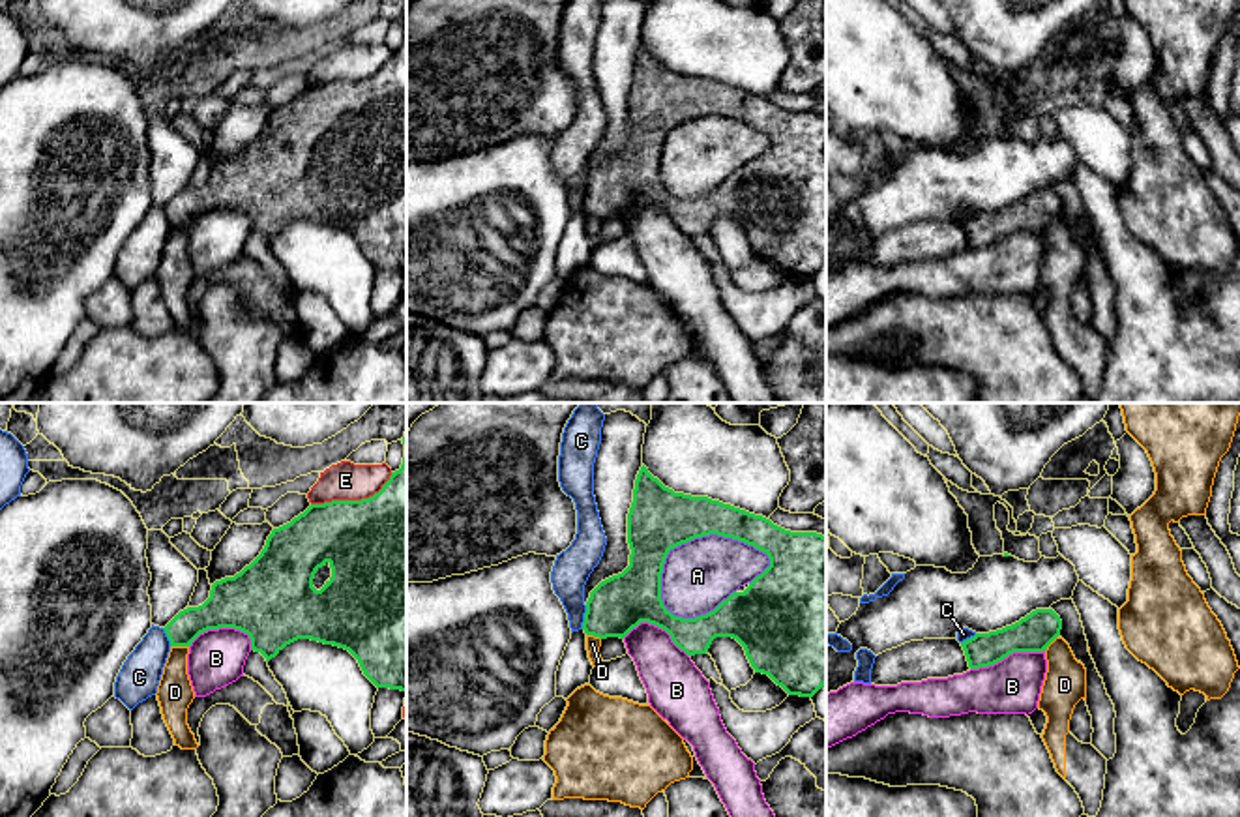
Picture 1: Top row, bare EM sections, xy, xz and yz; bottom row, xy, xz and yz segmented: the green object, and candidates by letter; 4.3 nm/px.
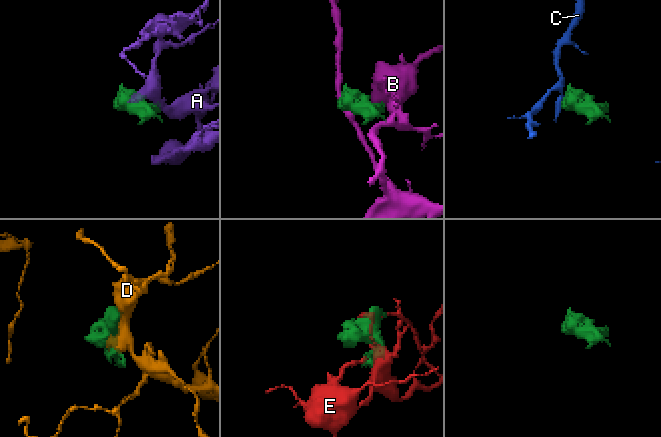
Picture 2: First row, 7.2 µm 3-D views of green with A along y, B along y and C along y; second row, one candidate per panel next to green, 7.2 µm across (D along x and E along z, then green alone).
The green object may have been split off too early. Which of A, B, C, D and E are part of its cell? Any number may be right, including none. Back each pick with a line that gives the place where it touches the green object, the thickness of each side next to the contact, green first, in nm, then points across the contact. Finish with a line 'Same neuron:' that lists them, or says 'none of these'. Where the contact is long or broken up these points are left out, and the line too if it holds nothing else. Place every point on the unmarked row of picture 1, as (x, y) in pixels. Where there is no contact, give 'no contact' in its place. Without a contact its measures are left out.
Same neuron: none of these

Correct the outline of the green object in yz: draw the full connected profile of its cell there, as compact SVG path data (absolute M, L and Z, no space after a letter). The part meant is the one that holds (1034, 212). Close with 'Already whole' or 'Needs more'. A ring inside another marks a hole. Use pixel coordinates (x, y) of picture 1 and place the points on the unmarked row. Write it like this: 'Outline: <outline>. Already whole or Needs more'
Outline: M1036 189L1019 202L961 223L968 247L989 247L1013 232L1043 232L1060 215L1062 201L1053 189Z. Already whole

